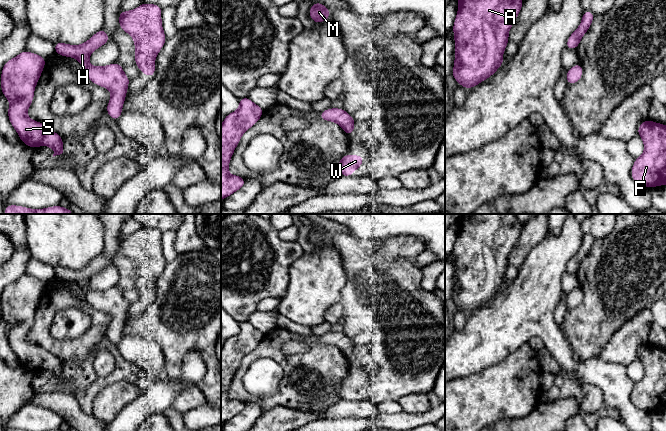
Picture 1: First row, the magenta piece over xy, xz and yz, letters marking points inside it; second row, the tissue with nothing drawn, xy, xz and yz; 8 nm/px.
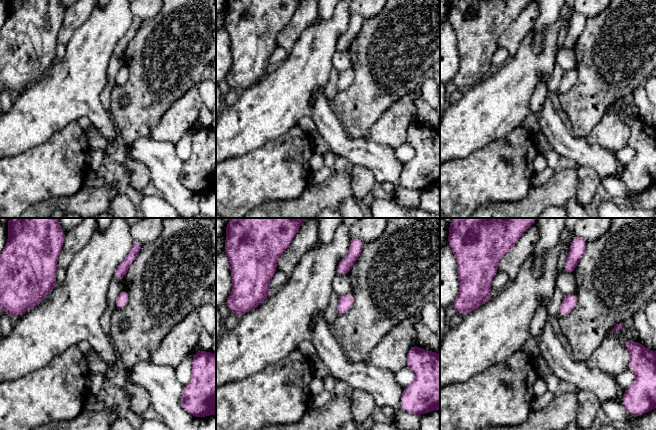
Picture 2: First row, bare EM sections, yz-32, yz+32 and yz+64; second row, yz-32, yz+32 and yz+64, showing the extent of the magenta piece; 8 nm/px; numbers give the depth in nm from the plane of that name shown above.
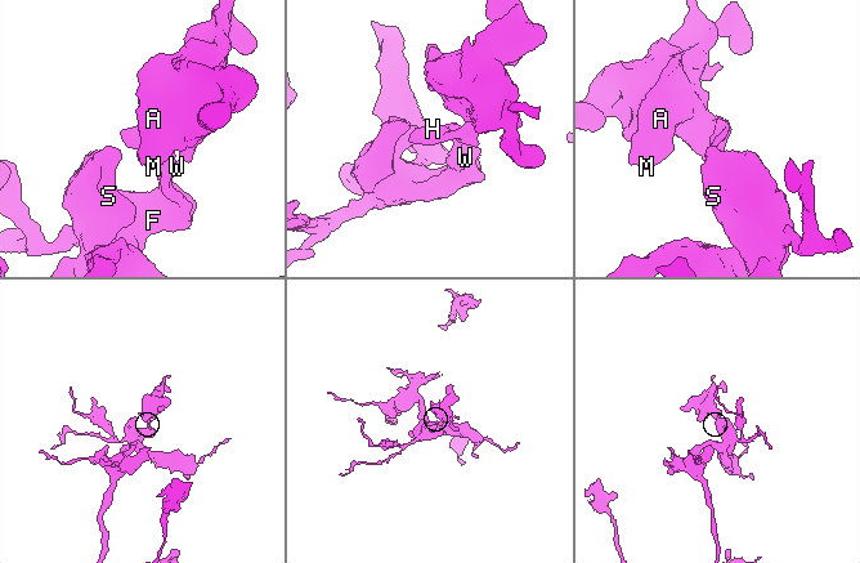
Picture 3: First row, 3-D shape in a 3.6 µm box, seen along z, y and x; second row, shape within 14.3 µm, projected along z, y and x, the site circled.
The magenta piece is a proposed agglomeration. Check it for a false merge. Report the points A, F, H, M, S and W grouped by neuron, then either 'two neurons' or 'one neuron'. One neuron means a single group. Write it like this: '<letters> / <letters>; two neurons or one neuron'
A H M / F S W; two neurons

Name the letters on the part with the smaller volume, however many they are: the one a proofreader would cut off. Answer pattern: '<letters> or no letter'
A, H, M

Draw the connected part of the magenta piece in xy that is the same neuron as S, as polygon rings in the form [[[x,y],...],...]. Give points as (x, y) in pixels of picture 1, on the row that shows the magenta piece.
[[[26,50],[8,60],[1,71],[1,92],[10,102],[7,111],[8,118],[21,142],[32,148],[49,146],[54,150],[54,157],[63,153],[64,139],[52,129],[39,121],[30,119],[27,115],[27,110],[33,102],[35,86],[45,67],[45,62],[46,58]]]

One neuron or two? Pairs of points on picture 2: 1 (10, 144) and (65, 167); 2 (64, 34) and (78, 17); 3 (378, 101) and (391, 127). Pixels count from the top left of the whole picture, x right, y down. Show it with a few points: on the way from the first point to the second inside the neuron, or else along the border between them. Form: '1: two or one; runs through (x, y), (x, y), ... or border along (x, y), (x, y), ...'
1: two; border along (46, 140), (10, 157)
2: one; runs through (67, 30), (74, 21)
3: two; border along (402, 97), (396, 100), (369, 130)

